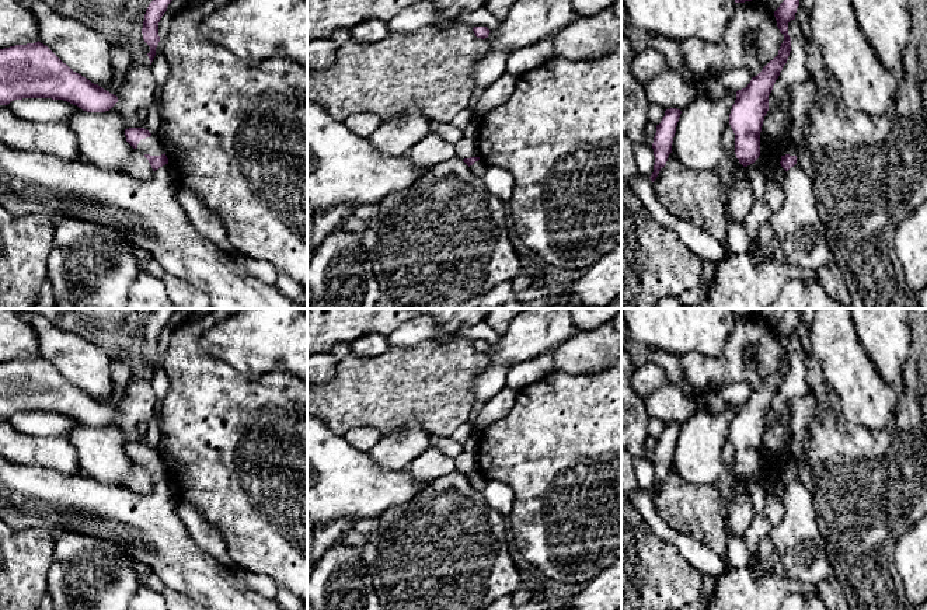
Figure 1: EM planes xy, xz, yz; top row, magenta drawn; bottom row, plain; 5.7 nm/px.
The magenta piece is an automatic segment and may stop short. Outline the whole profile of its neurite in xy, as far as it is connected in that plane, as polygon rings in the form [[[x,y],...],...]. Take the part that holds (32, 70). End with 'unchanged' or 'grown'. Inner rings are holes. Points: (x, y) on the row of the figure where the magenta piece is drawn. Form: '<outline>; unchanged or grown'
[[[39,41],[0,49],[0,105],[22,98],[63,100],[87,112],[105,112],[118,102],[116,95],[73,72]]]; unchanged

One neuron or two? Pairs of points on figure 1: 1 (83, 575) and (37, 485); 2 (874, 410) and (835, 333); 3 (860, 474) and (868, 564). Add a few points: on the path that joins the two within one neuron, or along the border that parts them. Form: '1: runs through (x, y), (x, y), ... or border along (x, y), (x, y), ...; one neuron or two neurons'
1: border along (53, 532), (77, 532), (93, 537); two neurons
2: runs through (861, 390), (839, 352); one neuron
3: runs through (861, 497), (861, 541); one neuron

